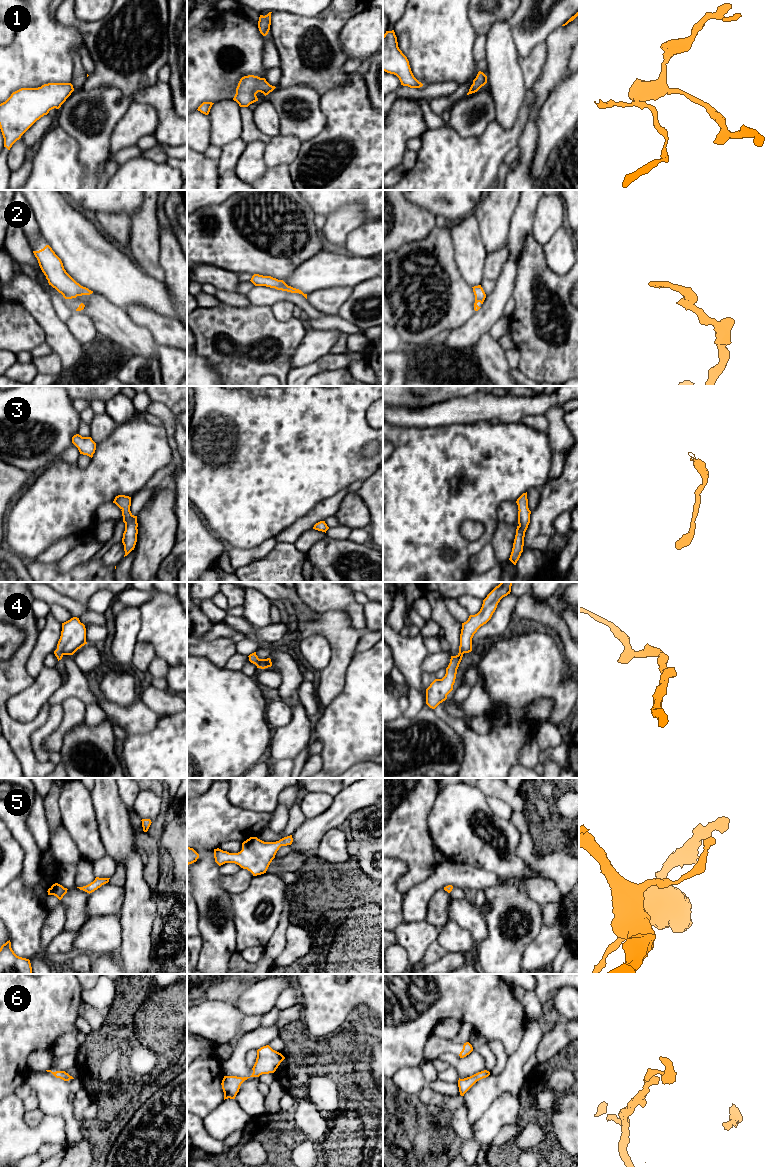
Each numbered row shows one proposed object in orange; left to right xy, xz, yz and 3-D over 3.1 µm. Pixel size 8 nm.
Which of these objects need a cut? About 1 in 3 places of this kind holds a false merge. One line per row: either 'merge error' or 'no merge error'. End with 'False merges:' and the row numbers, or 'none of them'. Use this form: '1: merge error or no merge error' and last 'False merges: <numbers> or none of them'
1: no merge error
2: no merge error
3: no merge error
4: no merge error
5: no merge error
6: no merge error
False merges: none of them

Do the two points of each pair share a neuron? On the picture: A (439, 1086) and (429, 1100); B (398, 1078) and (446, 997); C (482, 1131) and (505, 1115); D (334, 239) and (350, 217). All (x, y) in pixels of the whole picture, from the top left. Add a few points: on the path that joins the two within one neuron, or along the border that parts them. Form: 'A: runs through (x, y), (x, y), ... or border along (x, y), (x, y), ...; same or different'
A: border along (427, 1085), (442, 1094), (458, 1095); different
B: border along (418, 1065), (400, 1068), (393, 1075); different
C: runs through (488, 1125), (499, 1115); same
D: runs through (335, 234), (345, 222); same

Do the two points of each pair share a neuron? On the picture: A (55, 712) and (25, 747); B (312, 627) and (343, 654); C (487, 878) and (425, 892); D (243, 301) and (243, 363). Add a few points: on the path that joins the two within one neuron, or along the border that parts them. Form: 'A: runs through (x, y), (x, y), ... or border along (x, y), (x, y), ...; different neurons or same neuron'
A: border along (44, 722), (31, 735), (32, 749), (40, 762); different neurons
B: runs through (321, 627), (341, 645); same neuron
C: runs through (472, 878), (440, 878); same neuron
D: border along (220, 301), (236, 306), (251, 305); different neurons

